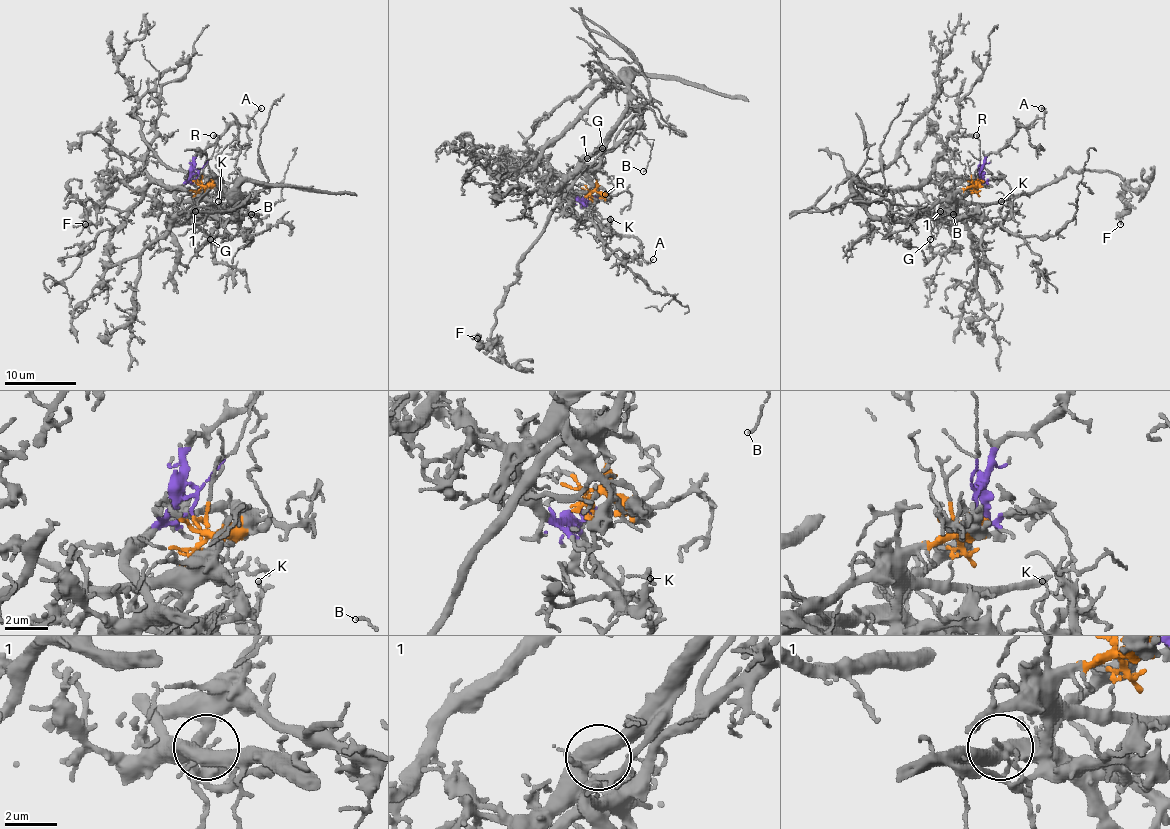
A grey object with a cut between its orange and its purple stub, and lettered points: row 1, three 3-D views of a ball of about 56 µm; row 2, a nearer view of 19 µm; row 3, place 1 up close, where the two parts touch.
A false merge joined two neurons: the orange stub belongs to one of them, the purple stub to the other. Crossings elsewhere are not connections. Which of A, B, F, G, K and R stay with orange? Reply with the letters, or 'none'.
B, F

